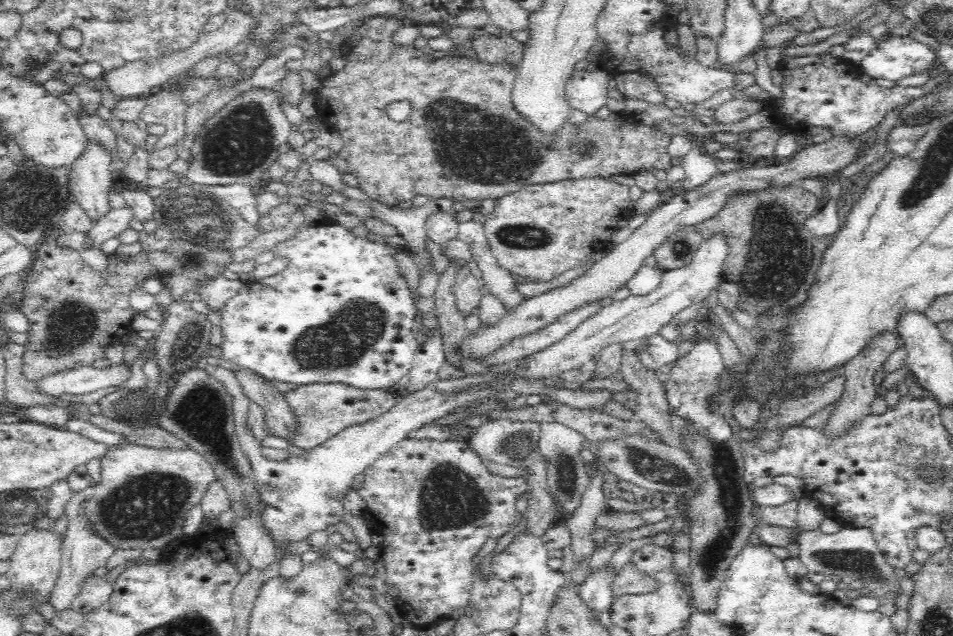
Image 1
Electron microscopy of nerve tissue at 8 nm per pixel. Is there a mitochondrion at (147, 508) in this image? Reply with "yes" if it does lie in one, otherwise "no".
yes

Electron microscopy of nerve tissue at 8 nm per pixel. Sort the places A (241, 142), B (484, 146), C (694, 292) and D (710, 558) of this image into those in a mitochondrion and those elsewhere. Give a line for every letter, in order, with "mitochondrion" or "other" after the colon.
A: mitochondrion
B: mitochondrion
C: other
D: mitochondrion

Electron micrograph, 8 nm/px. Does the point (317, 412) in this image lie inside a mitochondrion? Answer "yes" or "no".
yes

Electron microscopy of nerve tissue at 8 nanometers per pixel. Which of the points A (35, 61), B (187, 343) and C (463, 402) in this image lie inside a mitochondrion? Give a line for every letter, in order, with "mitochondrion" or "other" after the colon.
A: mitochondrion
B: mitochondrion
C: other

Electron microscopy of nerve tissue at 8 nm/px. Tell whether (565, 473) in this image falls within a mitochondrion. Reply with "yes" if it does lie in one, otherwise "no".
yes

